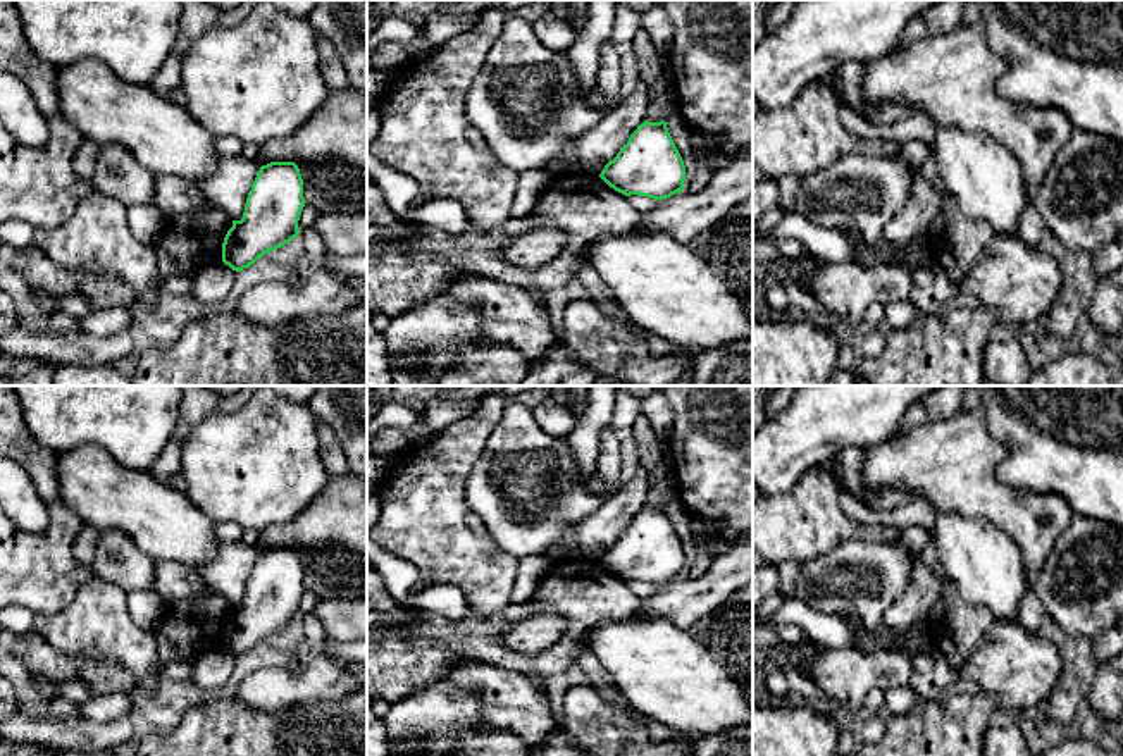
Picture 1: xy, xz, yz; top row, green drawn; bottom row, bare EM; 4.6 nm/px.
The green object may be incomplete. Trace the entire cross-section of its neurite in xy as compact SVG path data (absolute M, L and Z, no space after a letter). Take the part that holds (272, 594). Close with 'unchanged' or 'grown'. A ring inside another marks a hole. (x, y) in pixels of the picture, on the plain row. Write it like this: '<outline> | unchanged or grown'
M295 548L262 551L246 584L239 606L233 606L222 629L222 648L239 658L265 639L300 620L305 592L303 565Z | unchanged

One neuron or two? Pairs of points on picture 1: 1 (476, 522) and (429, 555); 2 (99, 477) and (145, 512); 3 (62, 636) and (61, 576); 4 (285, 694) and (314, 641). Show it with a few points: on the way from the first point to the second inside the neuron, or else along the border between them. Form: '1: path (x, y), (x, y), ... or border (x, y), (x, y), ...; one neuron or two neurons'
1: border (467, 512), (465, 522), (483, 534); two neurons
2: path (111, 489), (121, 500), (133, 503); one neuron
3: border (92, 581), (66, 607), (54, 613), (35, 615); two neurons
4: path (298, 682), (314, 667), (314, 655); one neuron

